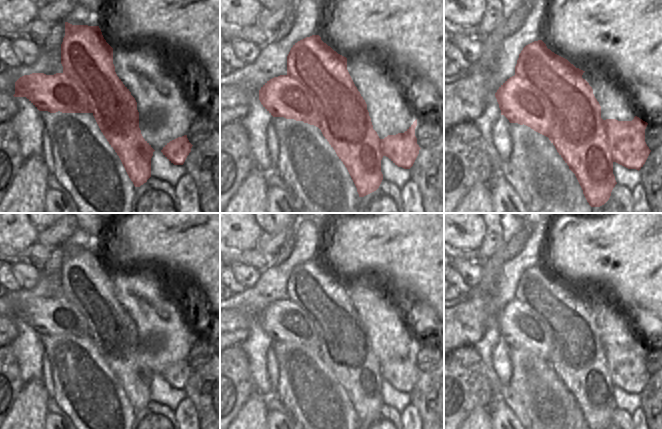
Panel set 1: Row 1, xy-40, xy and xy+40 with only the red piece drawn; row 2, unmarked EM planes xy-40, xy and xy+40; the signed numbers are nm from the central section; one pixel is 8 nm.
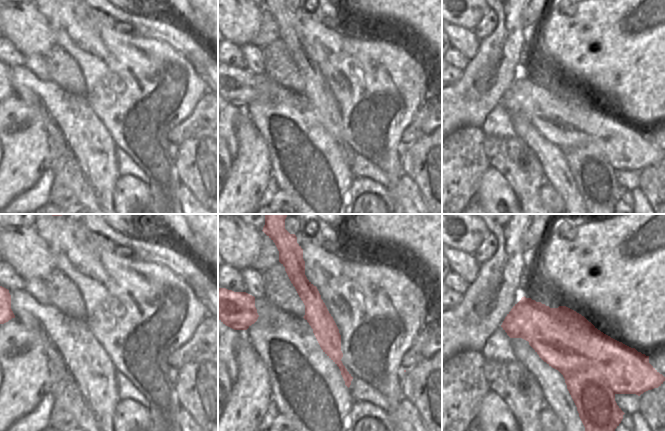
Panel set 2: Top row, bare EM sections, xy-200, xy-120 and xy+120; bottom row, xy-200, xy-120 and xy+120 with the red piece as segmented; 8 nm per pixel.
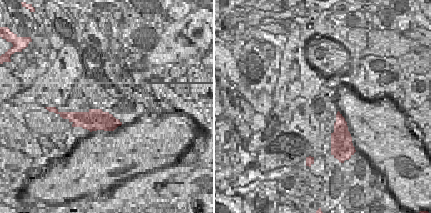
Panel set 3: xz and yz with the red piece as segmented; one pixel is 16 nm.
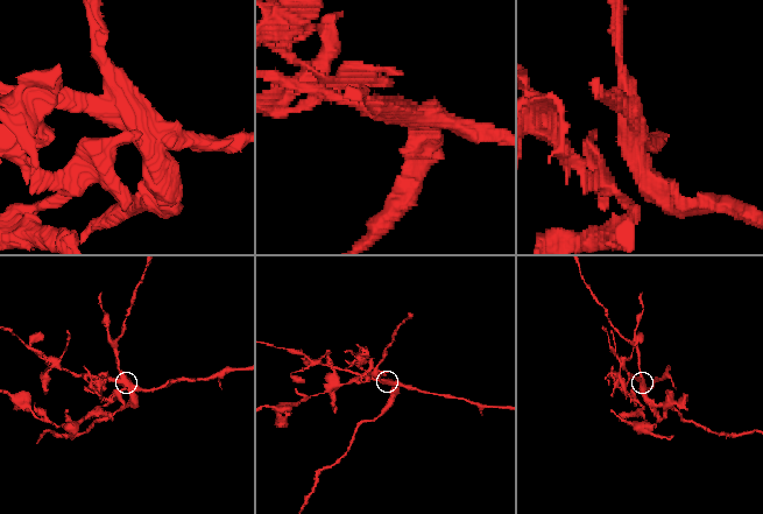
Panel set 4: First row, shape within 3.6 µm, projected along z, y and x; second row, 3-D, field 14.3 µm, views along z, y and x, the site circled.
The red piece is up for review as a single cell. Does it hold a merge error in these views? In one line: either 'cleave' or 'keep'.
cleave

